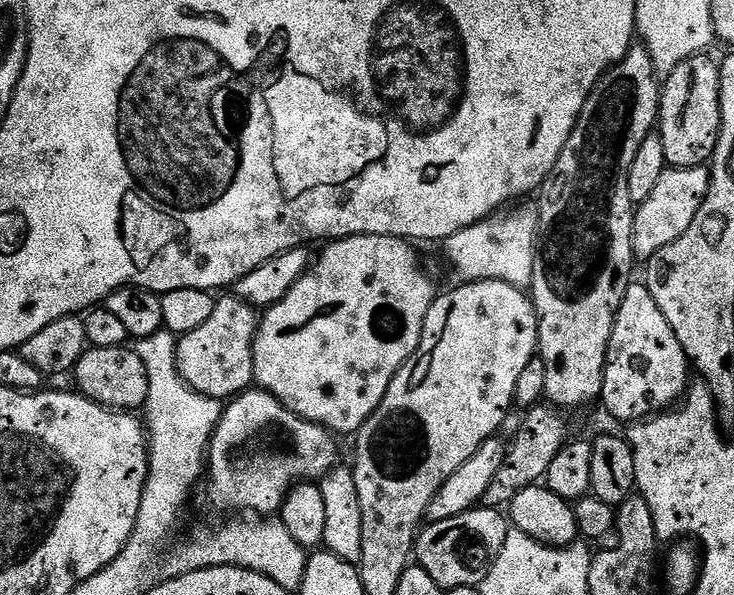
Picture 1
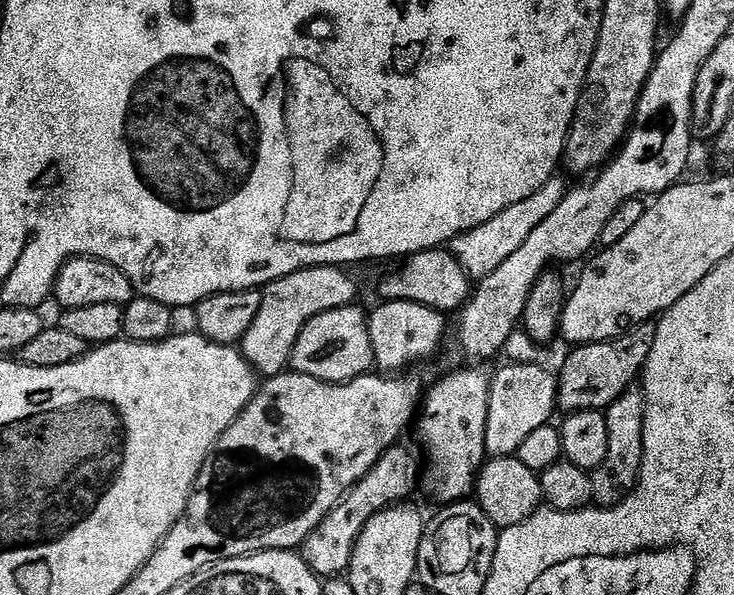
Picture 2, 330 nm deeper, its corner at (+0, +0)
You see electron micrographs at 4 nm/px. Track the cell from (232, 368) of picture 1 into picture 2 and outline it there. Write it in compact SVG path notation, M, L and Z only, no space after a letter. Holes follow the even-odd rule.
M340 266L303 268L289 276L272 281L263 289L258 314L241 338L238 351L261 377L278 376L291 365L292 351L310 318L326 310L346 308L356 296L356 284Z

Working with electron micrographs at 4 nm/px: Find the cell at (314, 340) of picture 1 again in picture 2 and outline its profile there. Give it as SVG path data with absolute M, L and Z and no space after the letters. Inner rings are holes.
M357 306L326 310L326 314L318 314L306 322L302 334L292 351L291 367L297 372L324 380L328 384L344 384L348 380L356 380L360 376L369 375L373 371L372 343L368 329L368 316Z

